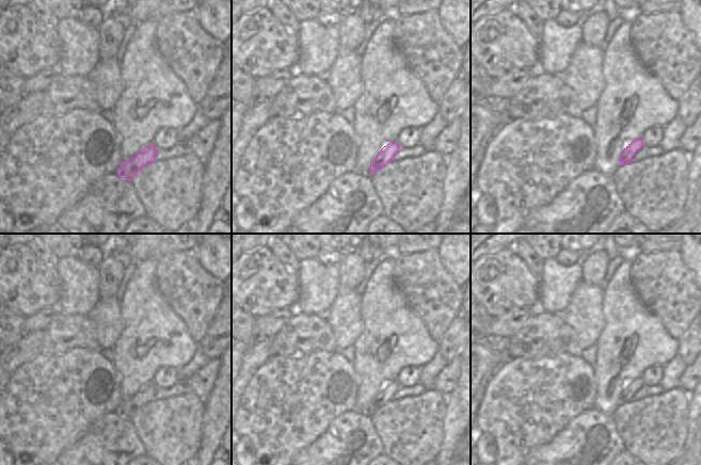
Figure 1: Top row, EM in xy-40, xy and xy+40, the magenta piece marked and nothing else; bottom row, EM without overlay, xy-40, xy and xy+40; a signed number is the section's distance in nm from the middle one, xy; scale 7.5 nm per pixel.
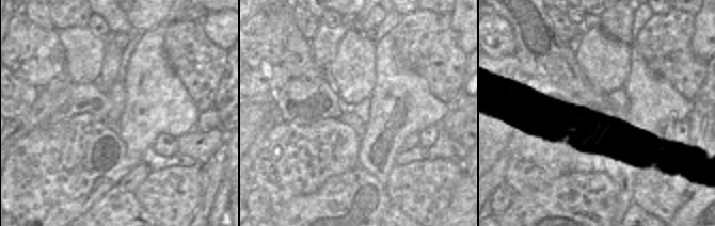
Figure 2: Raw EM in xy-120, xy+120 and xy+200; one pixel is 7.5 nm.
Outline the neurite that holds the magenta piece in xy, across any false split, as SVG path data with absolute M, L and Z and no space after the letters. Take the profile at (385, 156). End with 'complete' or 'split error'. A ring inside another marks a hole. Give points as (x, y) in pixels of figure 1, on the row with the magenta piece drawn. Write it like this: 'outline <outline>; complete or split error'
outline M391 142L389 144L384 146L370 164L370 173L373 174L378 170L389 163L399 149L400 147L397 142Z; complete

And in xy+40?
outline M638 139L628 144L620 156L620 165L623 165L625 163L631 163L633 156L642 147L643 143L641 139Z; complete

